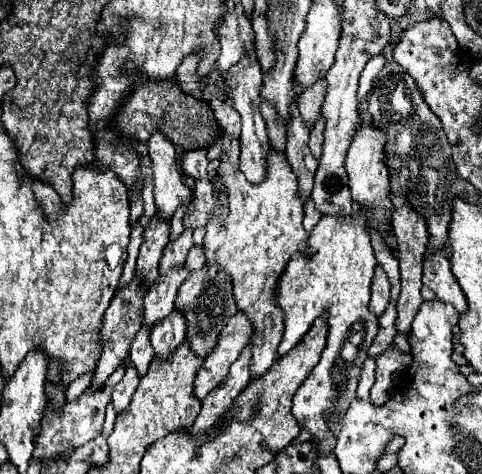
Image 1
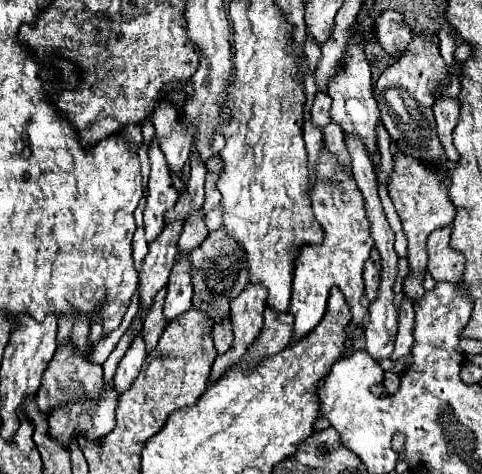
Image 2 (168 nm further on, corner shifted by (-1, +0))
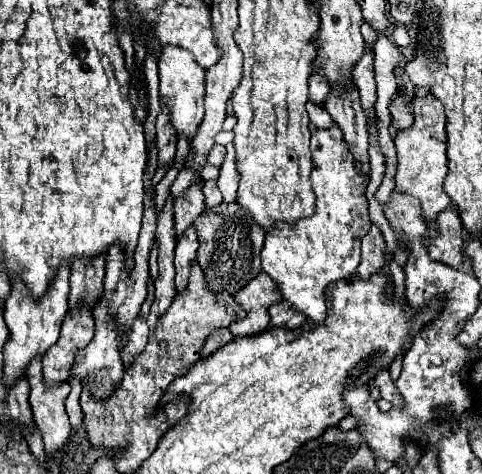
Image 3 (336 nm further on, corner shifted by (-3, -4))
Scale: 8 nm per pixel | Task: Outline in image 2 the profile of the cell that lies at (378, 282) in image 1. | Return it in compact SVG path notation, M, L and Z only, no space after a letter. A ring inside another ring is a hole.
M373 248L369 260L365 262L365 296L369 302L377 300L379 284L381 284L381 254Z

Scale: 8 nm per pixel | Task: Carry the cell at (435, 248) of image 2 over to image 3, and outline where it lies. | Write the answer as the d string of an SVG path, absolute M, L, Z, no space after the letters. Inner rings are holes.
M449 206L447 210L439 212L439 216L429 224L431 232L435 234L435 238L431 238L427 252L433 260L443 262L447 266L459 268L459 264L463 262L463 254L461 254L461 218L455 206Z

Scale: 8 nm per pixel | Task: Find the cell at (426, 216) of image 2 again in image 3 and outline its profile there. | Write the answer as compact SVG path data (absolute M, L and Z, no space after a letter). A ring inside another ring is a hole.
M435 96L425 98L413 98L413 124L411 128L405 128L397 132L395 136L395 148L397 148L397 174L395 174L395 186L399 192L407 192L421 200L423 216L425 220L435 220L435 216L451 206L449 196L443 190L443 180L447 176L447 138L445 138L445 112L443 104Z

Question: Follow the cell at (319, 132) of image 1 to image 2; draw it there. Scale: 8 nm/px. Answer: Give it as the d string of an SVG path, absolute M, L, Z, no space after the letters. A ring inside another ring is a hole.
M315 96L313 106L311 106L311 124L317 128L325 128L331 122L329 110L331 110L331 98L329 96Z

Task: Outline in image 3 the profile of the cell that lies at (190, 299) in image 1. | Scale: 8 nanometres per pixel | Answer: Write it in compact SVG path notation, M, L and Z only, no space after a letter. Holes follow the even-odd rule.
M221 202L213 208L205 208L195 220L195 226L199 234L197 262L205 270L205 280L211 290L227 290L229 294L235 294L261 272L259 254L263 248L265 230L255 224L251 214L237 202Z

